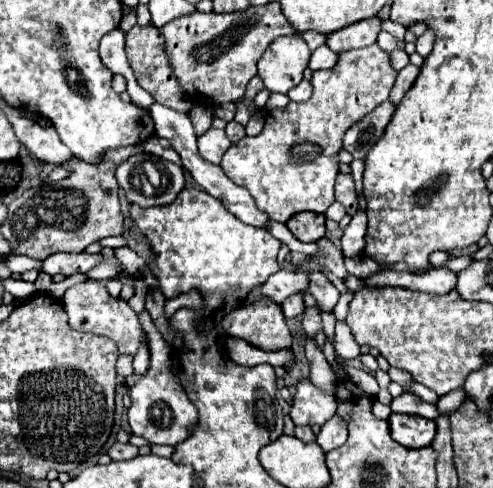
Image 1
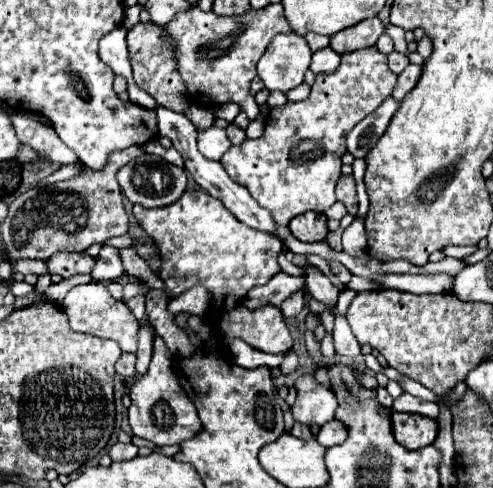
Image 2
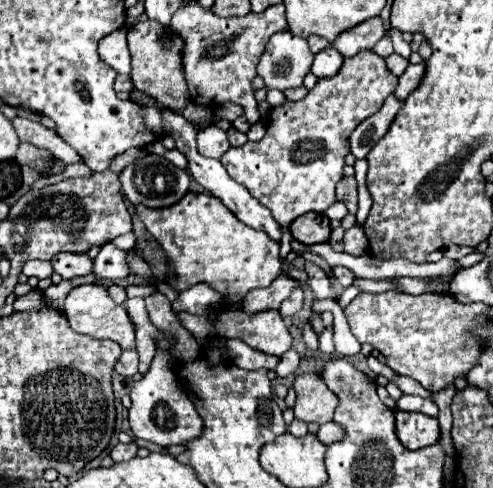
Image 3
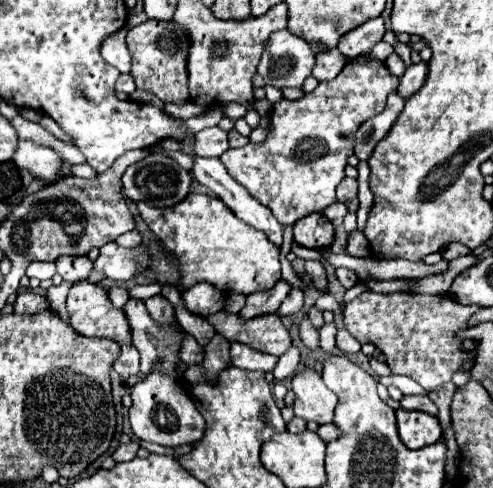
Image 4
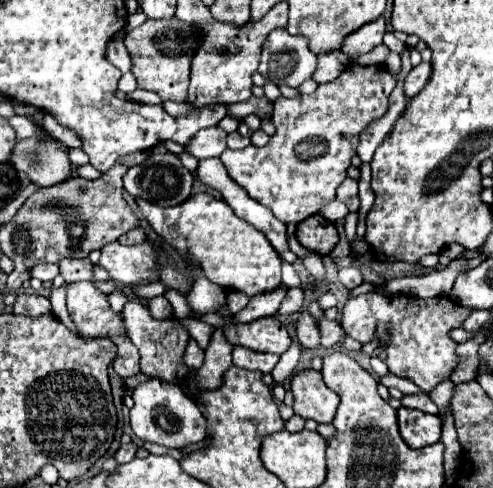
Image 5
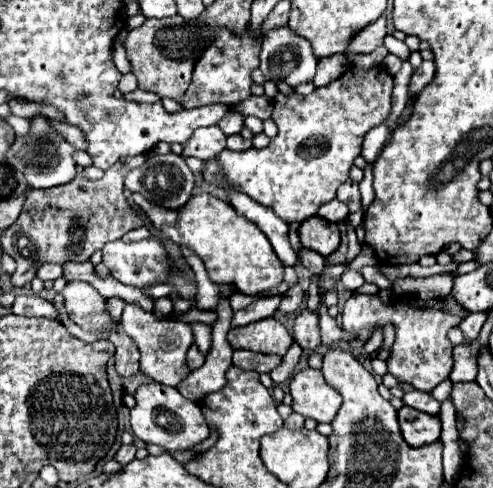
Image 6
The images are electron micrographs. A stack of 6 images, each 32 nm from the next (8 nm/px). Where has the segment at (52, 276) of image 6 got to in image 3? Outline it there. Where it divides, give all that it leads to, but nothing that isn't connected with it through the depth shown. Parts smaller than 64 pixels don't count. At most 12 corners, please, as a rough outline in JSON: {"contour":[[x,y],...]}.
{"contour":[[28,260],[22,274],[48,278],[52,266],[42,260]]}

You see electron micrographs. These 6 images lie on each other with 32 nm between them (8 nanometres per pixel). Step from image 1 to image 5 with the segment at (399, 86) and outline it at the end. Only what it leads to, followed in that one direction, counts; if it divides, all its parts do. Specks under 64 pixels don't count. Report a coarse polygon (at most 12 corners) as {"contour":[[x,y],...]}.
{"contour":[[420,62],[404,78],[404,94],[416,96],[430,78],[430,62]]}

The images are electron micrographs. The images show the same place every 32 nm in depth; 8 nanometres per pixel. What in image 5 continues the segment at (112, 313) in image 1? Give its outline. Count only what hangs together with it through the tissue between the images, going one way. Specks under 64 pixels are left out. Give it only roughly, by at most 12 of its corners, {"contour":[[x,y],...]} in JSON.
{"contour":[[92,282],[68,286],[84,336],[124,336],[122,316]]}

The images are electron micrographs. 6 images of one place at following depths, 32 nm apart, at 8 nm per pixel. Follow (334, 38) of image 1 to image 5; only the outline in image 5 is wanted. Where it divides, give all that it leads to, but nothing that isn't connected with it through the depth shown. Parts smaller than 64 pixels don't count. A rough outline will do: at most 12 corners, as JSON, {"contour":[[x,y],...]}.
{"contour":[[384,18],[372,20],[344,40],[340,50],[350,58],[382,42]]}

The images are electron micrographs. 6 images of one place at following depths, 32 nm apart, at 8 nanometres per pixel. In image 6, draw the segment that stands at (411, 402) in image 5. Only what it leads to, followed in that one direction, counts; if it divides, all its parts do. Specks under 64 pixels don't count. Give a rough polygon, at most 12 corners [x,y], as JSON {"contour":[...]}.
{"contour":[[420,390],[404,394],[404,404],[440,414],[440,404]]}

